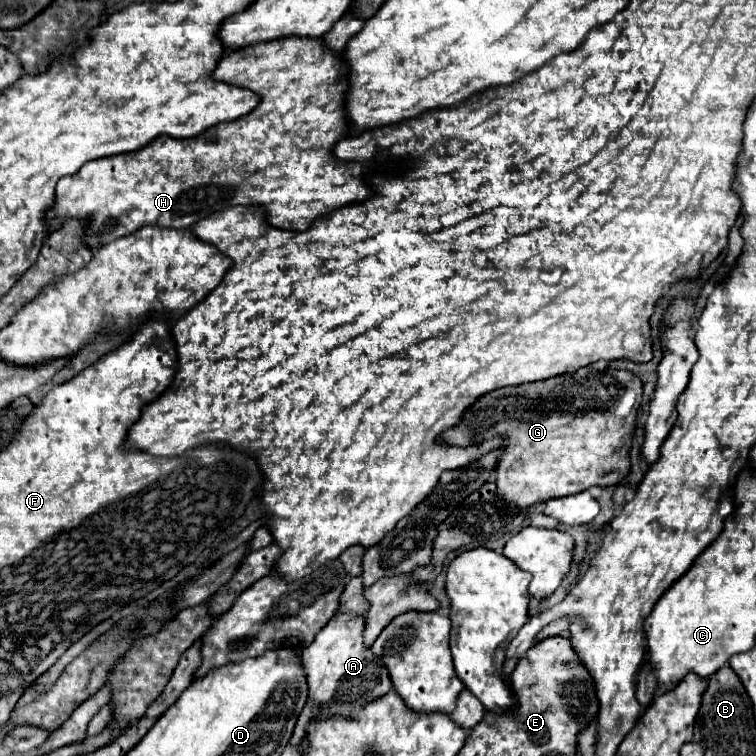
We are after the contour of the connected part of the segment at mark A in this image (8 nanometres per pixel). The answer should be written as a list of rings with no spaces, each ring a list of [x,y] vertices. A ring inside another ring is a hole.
[[[337,614],[325,624],[325,630],[317,632],[317,638],[311,642],[311,646],[303,650],[303,668],[307,674],[309,694],[315,702],[315,712],[321,704],[327,704],[331,714],[349,716],[359,712],[367,702],[393,690],[385,664],[371,652],[371,648],[365,646],[363,630],[365,616]]]

